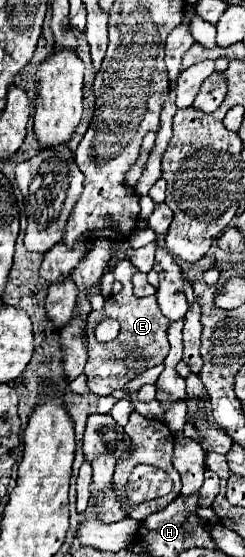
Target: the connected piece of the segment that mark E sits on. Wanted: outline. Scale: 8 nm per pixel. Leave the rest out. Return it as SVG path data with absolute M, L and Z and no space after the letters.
M128 260L118 262L118 266L114 268L114 278L118 282L122 282L122 290L116 296L110 296L104 304L102 314L108 318L114 318L120 322L120 334L116 340L112 342L98 342L94 338L94 324L92 324L92 316L88 320L88 362L84 368L86 374L86 382L92 394L96 396L108 396L114 390L122 390L126 382L130 382L134 376L138 376L140 372L158 366L164 362L164 358L168 356L168 340L166 340L166 328L168 322L156 302L156 296L148 296L148 298L136 298L132 292L132 274L136 270L130 266Z

